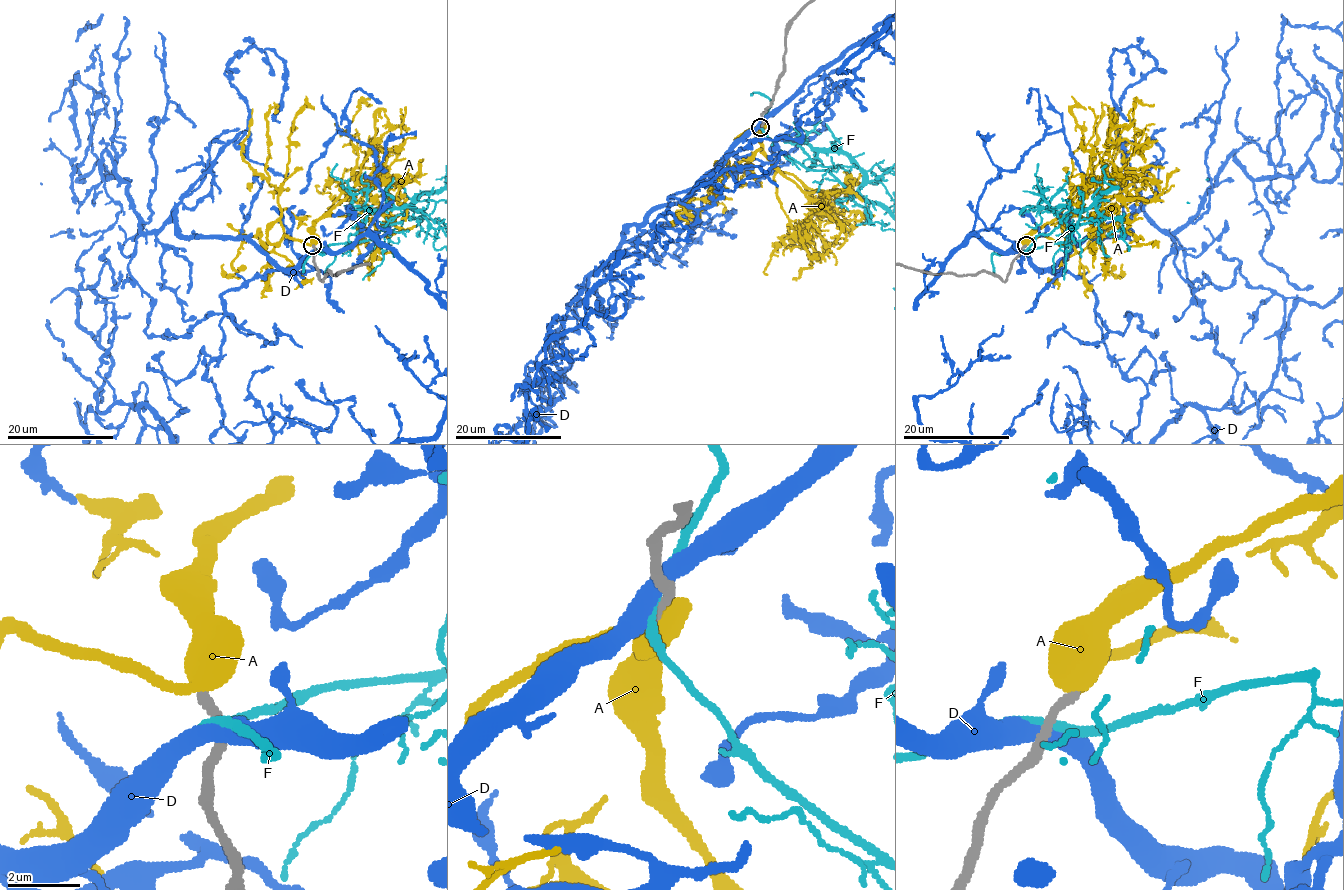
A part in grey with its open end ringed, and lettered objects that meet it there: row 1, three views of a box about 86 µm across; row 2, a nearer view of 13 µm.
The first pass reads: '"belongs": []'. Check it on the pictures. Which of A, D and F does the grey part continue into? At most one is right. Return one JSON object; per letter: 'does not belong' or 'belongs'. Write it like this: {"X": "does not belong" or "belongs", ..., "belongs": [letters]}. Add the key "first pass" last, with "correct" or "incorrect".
{"A": "belongs", "D": "does not belong", "F": "does not belong", "belongs": ["A"], "first pass": "incorrect"}

